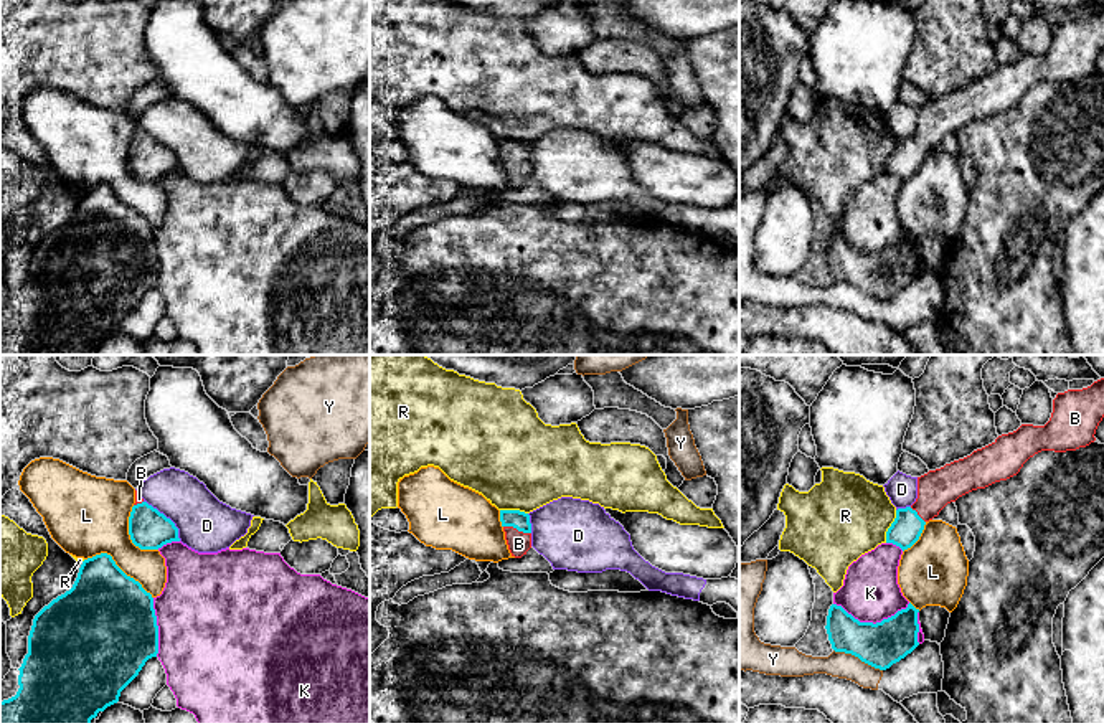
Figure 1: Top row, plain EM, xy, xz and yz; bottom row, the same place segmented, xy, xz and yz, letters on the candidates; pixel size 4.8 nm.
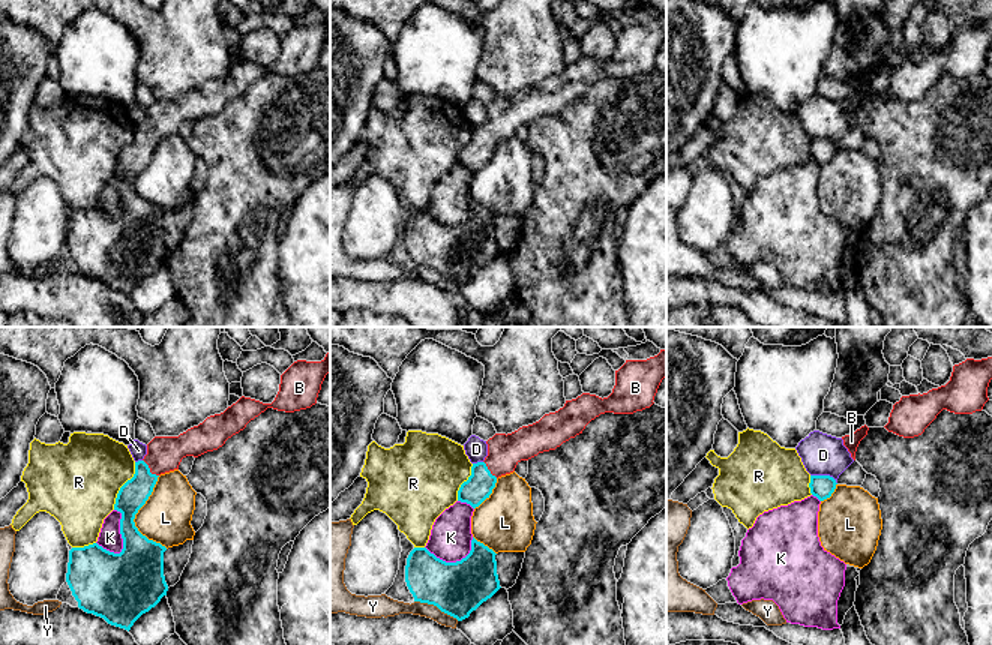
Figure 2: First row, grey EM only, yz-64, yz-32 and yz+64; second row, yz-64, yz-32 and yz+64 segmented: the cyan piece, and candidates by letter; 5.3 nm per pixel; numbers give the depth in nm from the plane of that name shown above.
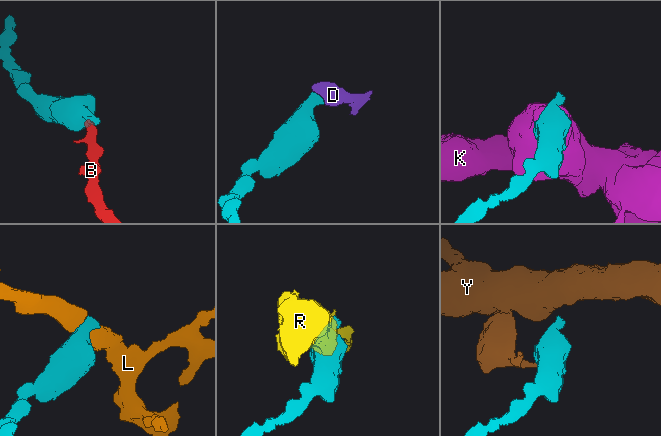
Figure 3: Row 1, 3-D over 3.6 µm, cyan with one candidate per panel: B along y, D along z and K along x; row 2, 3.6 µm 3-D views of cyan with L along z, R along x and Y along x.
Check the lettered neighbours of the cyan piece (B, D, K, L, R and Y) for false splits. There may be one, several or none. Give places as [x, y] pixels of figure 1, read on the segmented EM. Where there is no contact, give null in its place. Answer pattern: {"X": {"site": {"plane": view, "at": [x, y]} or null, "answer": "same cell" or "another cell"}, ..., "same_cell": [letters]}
{"B": {"site": {"plane": "xz", "at": [517, 529]}, "answer": "same cell"}, "D": {"site": {"plane": "xy", "at": [165, 517]}, "answer": "another cell"}, "K": {"site": {"plane": "yz", "at": [872, 623]}, "answer": "another cell"}, "L": {"site": {"plane": "xy", "at": [117, 567]}, "answer": "another cell"}, "R": {"site": {"plane": "yz", "at": [890, 527]}, "answer": "another cell"}, "Y": {"site": {"plane": "yz", "at": [858, 657]}, "answer": "another cell"}, "same_cell": ["B"]}

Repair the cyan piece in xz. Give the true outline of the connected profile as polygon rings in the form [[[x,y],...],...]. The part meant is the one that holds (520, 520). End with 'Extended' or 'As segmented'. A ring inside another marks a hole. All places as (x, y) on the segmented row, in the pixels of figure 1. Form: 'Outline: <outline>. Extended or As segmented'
Outline: [[[500,510],[500,522],[512,556],[521,558],[531,548],[530,515],[520,510]]]. Extended

